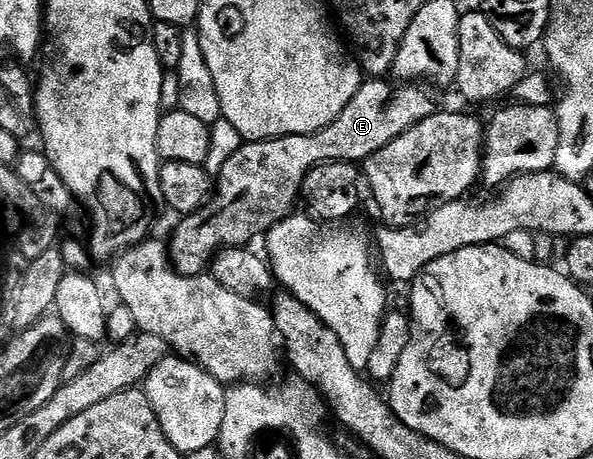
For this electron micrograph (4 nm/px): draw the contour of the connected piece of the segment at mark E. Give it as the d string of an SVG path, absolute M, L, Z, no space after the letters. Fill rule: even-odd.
M389 79L366 80L364 84L362 84L361 90L351 99L351 103L347 103L347 107L343 107L343 111L339 111L337 118L327 127L323 127L314 133L300 133L299 135L287 135L286 137L272 137L266 141L245 141L244 144L241 145L229 159L227 159L227 163L224 163L221 173L215 177L215 196L210 200L209 204L204 205L199 211L182 216L180 220L178 220L181 222L178 223L177 230L173 233L173 238L168 238L167 248L169 250L169 262L173 264L175 272L182 273L188 277L202 276L202 274L210 268L213 256L215 256L221 249L235 249L248 246L250 243L253 243L249 241L255 240L257 236L260 238L262 235L267 234L273 225L279 224L281 220L292 214L295 209L293 204L298 204L301 195L301 185L305 181L305 176L307 176L311 169L315 169L317 166L323 165L327 161L351 161L354 163L368 162L370 157L374 157L379 151L383 151L383 147L387 147L387 143L399 139L399 135L403 135L408 129L415 127L423 119L427 119L433 113L438 112L439 105L437 105L436 99L433 98L432 92L434 92L434 90L432 88L418 87L413 83L396 84L397 85L392 85L392 83L389 82Z

